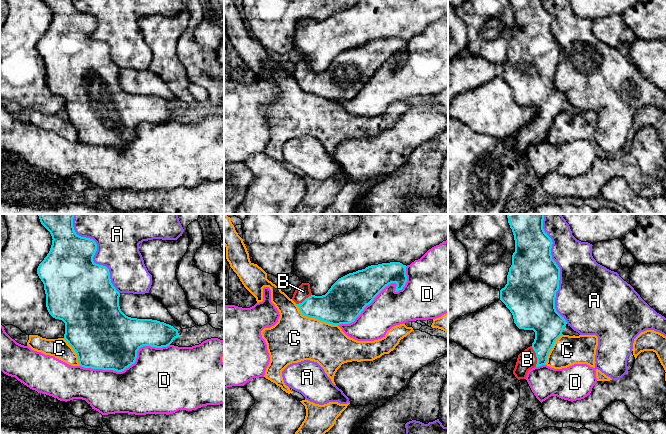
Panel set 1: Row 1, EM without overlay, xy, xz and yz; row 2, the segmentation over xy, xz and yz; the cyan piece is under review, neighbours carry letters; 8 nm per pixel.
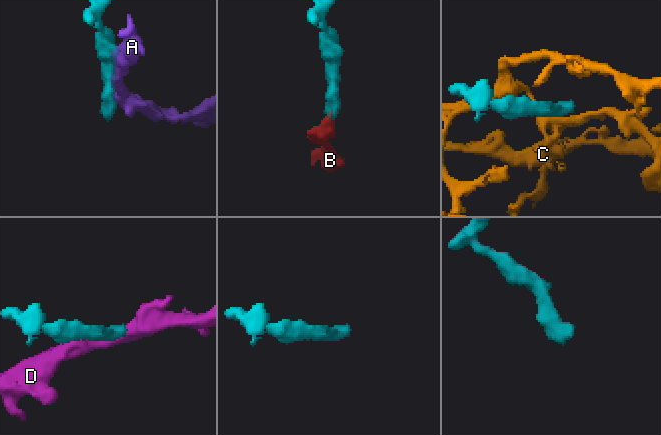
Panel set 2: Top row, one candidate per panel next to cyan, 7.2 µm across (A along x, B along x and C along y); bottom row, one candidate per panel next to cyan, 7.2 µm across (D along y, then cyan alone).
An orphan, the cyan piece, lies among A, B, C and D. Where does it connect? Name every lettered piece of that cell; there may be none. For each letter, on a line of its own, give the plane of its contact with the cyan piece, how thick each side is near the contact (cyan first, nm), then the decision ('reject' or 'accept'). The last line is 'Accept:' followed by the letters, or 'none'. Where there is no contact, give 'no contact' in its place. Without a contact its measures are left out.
A: contact in yz; calibres 420 and 440 nm; reject
B: contact in yz; calibres 220 and 150 nm; accept
C: contact in xz; calibres 320 and 380 nm; reject
D: contact in xy; calibres 460 and 460 nm; reject
Accept: B

